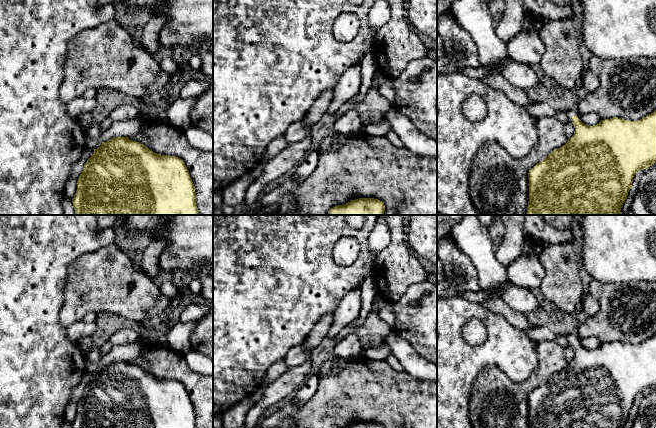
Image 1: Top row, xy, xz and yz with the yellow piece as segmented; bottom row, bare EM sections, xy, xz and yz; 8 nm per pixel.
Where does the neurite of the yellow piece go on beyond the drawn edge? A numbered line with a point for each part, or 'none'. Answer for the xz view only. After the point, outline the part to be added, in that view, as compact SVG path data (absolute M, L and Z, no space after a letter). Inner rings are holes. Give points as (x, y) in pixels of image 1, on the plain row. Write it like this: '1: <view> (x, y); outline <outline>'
none

